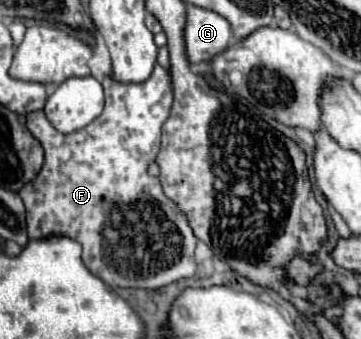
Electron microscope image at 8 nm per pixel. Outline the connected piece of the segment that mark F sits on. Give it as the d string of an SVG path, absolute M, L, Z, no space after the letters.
M155 65L153 75L143 83L117 83L113 79L103 81L105 109L91 125L73 131L59 133L43 111L27 115L27 129L41 143L45 161L35 181L29 181L19 197L27 209L27 235L31 239L43 239L51 233L63 233L77 239L83 245L85 265L101 277L109 287L139 287L159 289L177 279L187 279L197 273L195 247L197 239L181 213L181 209L163 193L157 177L149 177L147 167L155 161L161 145L161 127L169 117L173 105L173 79L169 69Z

